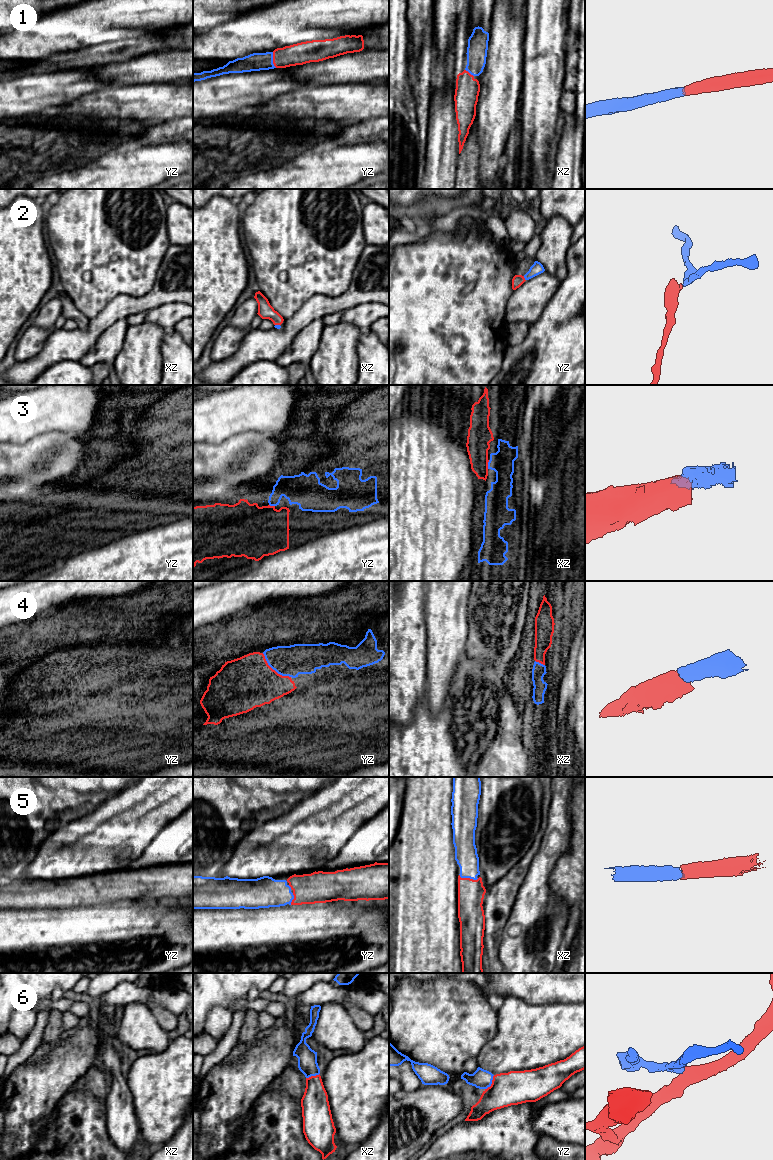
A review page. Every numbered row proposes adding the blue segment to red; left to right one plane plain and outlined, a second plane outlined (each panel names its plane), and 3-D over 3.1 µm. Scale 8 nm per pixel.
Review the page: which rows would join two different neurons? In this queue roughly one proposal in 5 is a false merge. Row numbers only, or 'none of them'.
none of them

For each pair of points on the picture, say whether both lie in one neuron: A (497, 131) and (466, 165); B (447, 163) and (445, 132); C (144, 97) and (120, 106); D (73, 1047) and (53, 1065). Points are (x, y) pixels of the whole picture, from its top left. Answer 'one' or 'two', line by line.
A: two
B: one
C: one
D: one

